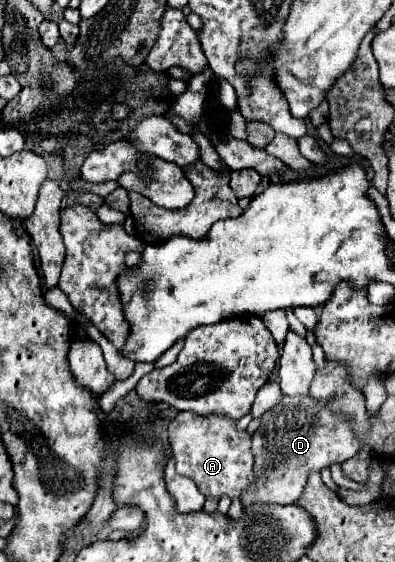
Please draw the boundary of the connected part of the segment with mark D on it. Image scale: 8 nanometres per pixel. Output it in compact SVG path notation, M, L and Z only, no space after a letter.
M283 397L279 405L263 413L261 425L253 435L255 475L257 485L249 487L243 495L243 507L255 503L291 505L295 503L305 487L311 471L321 471L331 463L343 463L351 459L363 445L345 417L337 417L325 407L317 405L311 397Z

